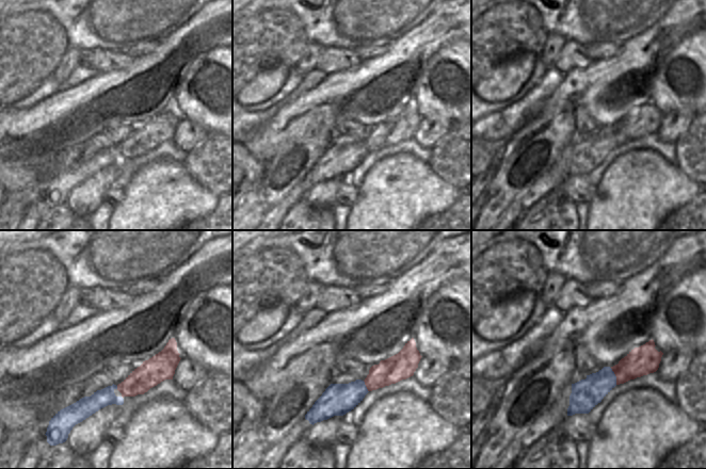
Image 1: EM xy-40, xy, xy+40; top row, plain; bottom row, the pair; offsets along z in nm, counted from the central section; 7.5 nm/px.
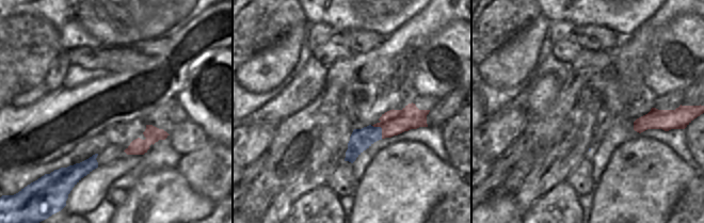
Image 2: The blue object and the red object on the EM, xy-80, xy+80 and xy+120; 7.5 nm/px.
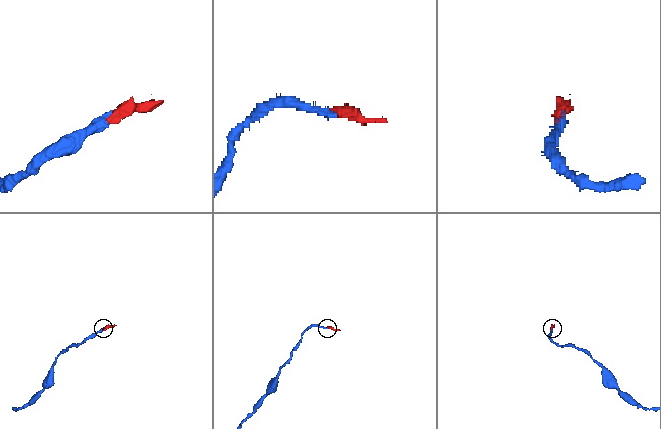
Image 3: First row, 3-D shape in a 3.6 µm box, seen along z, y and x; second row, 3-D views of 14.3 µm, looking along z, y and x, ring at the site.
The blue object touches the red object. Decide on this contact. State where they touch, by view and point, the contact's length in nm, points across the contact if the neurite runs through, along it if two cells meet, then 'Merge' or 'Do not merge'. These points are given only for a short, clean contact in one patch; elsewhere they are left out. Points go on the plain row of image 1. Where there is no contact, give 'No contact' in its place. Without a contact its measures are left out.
Touches blue at xy+40 (615, 138). Shared border 140 nm. Path across: xy+40 (589, 154), (606, 140), (615, 138), (642, 122). Merge

